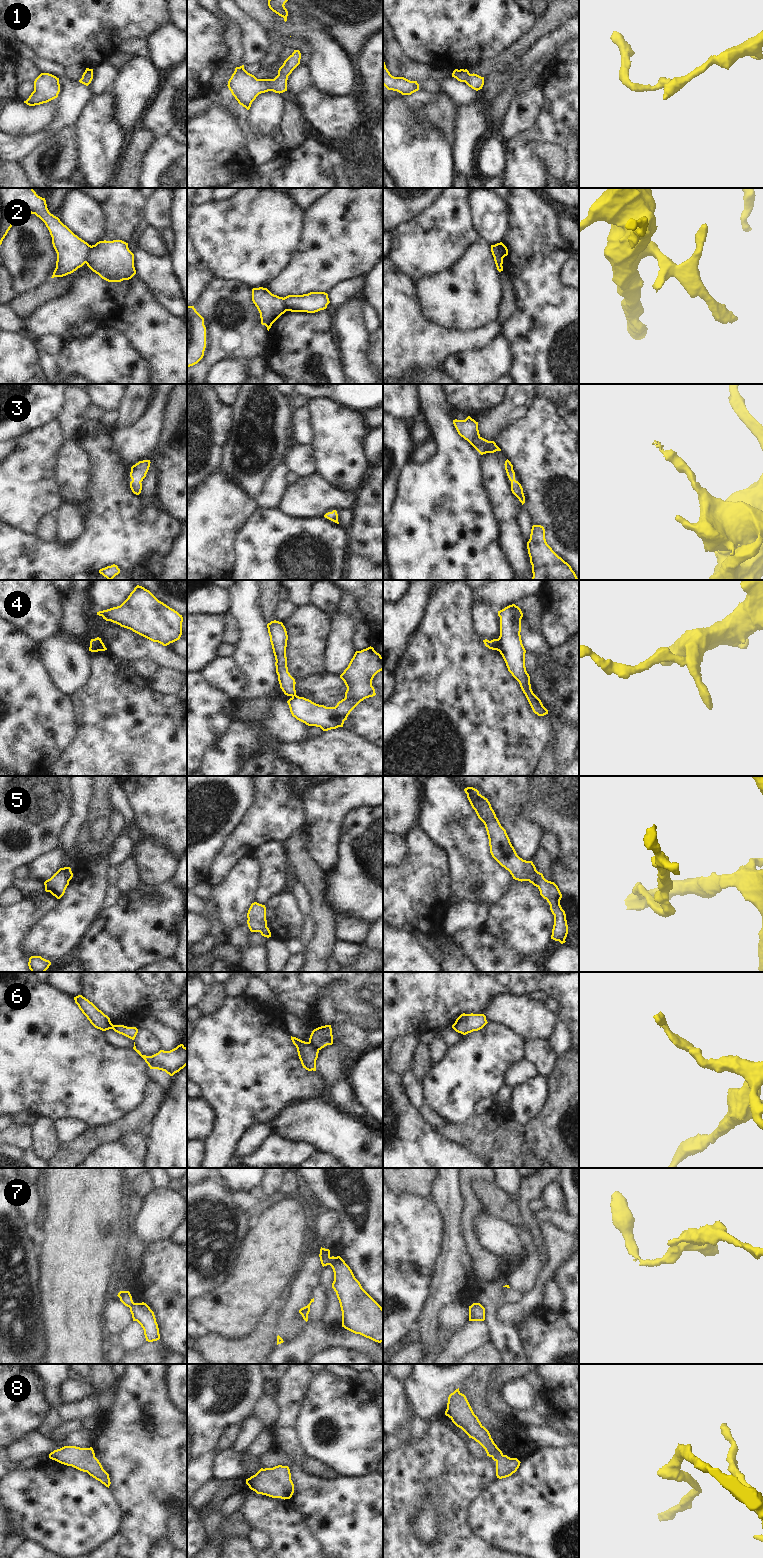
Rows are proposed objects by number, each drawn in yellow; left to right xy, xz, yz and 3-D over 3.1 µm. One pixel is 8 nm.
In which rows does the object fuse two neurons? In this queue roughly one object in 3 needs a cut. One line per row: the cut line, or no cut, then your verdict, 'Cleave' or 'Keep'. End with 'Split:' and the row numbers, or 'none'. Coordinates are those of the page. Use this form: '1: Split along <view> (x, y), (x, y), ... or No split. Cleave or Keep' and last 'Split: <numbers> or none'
1: No split. Keep
2: Split along xy (91, 246), (85, 262). Cleave
3: No split. Keep
4: Split along yz (497, 639), (498, 650). Cleave
5: Split along yz (537, 871), (535, 874), (536, 886). Cleave
6: Split along xz (308, 1042), (319, 1049). Cleave
7: Split along xz (330, 1257), (328, 1264). Cleave
8: No split. Keep
Split: 2, 4, 5, 6, 7

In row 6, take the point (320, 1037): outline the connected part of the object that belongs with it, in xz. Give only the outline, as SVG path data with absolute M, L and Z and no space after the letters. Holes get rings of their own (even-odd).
M325 1025L314 1029L310 1035L309 1043L321 1050L327 1045L333 1044L331 1025Z

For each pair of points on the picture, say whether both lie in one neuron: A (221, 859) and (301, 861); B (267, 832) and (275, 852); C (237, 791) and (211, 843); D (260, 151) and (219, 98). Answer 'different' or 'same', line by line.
A: different
B: different
C: same
D: same

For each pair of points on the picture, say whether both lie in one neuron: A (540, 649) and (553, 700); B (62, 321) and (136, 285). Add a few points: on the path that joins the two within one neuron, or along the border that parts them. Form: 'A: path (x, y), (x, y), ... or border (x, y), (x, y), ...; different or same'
A: border (551, 648), (540, 657); different
B: path (80, 303), (95, 298), (107, 286), (118, 287); same

